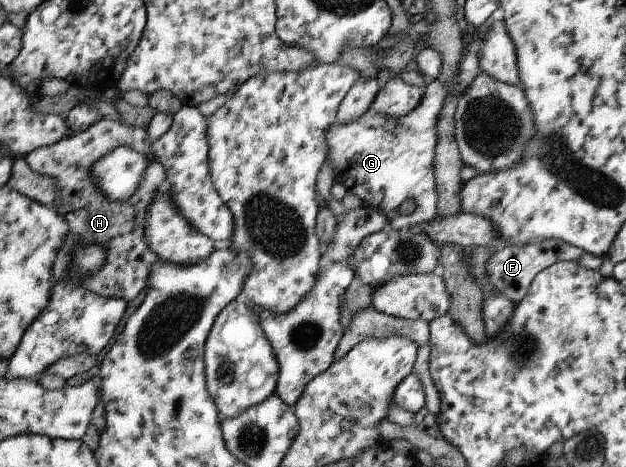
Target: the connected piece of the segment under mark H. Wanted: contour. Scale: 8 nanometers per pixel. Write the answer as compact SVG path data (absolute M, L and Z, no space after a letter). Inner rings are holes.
M102 118L90 129L77 135L70 134L58 145L35 150L27 156L35 172L41 172L43 176L57 180L59 200L55 202L54 207L64 212L64 218L70 224L66 245L59 250L59 257L55 262L55 285L59 282L75 282L85 286L94 294L104 298L123 298L125 302L139 296L139 292L145 286L150 286L152 269L159 264L160 259L147 242L147 216L150 214L155 198L158 197L160 188L166 185L166 168L160 162L151 162L146 178L138 186L134 196L127 202L113 202L99 192L91 174L91 166L95 165L95 160L103 158L105 154L113 152L119 146L131 146L135 150L142 151L143 154L149 154L151 144L150 136L143 128ZM83 244L103 246L103 250L106 250L105 264L97 272L87 276L75 274L75 248Z

